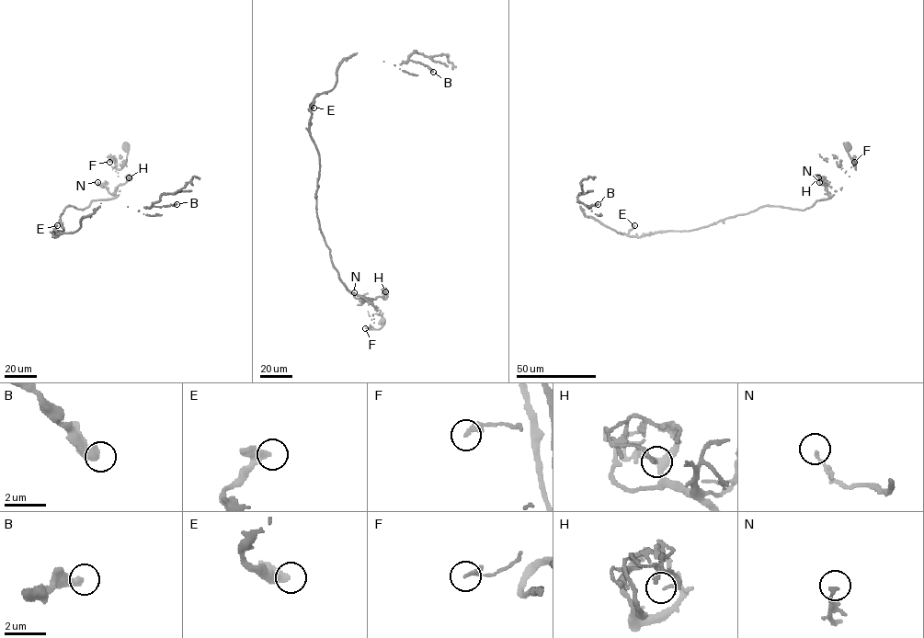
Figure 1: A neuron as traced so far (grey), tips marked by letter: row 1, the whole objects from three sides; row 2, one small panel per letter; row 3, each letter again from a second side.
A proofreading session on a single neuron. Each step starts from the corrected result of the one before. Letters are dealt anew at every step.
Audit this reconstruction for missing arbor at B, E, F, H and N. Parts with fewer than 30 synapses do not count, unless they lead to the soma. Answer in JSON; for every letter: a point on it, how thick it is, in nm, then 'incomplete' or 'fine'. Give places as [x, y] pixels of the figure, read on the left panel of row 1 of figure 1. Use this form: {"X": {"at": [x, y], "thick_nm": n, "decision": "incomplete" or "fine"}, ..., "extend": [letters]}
{"B": {"at": [176, 204], "thick_nm": 440, "decision": "fine"}, "E": {"at": [57, 225], "thick_nm": 300, "decision": "fine"}, "F": {"at": [109, 162], "thick_nm": 200, "decision": "fine"}, "H": {"at": [129, 177], "thick_nm": 130, "decision": "fine"}, "N": {"at": [97, 182], "thick_nm": 170, "decision": "fine"}, "extend": []}

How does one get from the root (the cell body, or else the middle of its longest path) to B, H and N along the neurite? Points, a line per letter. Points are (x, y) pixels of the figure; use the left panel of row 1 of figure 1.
B: (126, 147), (129, 176), (115, 197), (83, 210), (68, 206), (54, 237), (75, 232), (99, 207), (176, 204)
H: (126, 147), (128, 153), (122, 165), (129, 176), (128, 180), (129, 177)
N: (126, 147), (128, 153), (122, 165), (129, 176), (127, 181), (116, 187), (114, 195), (97, 182)

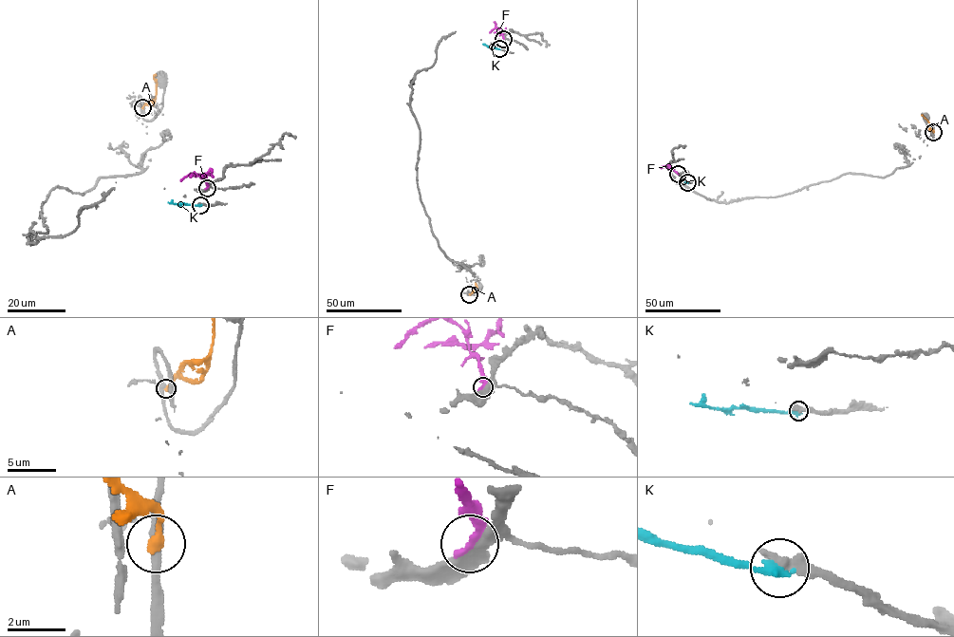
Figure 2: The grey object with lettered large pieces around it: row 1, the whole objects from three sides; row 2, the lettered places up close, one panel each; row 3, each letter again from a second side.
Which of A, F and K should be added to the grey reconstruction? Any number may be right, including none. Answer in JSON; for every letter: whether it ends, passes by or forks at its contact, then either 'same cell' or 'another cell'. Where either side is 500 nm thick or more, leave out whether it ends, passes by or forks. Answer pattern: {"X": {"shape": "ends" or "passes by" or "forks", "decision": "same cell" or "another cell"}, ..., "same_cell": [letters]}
{"A": {"shape": "ends", "decision": "another cell"}, "F": {"shape": "ends", "decision": "another cell"}, "K": {"decision": "another cell"}, "same_cell": []}

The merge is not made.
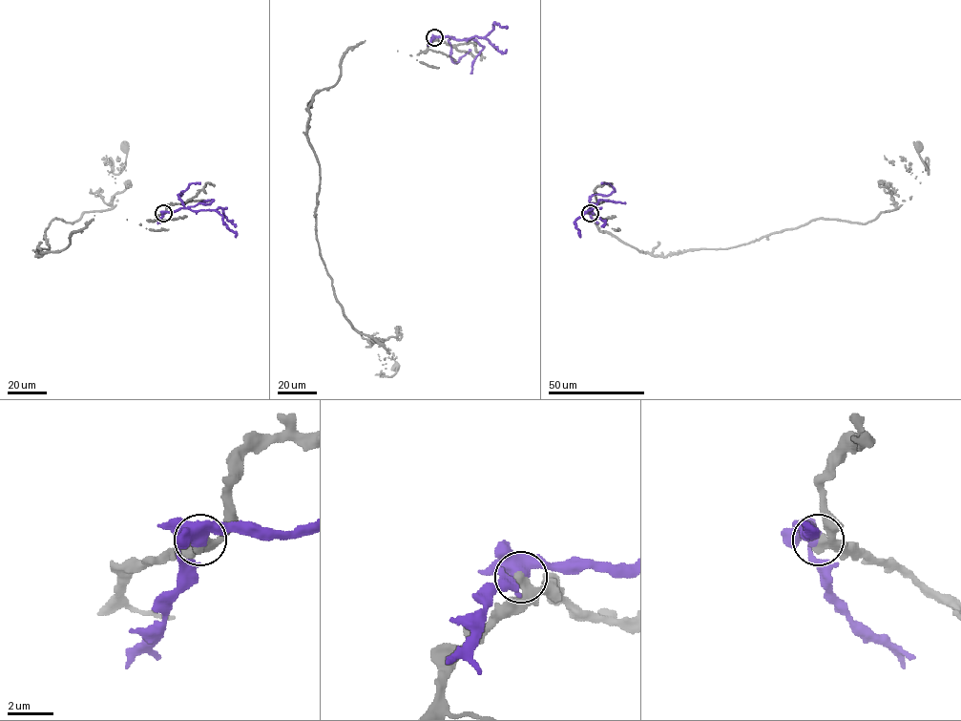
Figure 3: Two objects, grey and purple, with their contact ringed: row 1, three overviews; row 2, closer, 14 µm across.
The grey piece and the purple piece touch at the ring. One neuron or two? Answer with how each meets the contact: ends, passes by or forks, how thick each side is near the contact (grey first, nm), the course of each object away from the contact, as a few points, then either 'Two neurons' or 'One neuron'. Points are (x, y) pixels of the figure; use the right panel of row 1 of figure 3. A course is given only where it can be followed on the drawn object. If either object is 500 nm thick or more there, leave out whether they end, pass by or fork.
At the ring grey passes by. At the ring purple passes by. Thickness 340 nm (grey) against 480 nm. Course of grey: (590, 213), (666, 256), (817, 218), (866, 222), (895, 208), (887, 188), (919, 147). Course of purple: (590, 213), (592, 208), (574, 222), (580, 237). Two neurons

